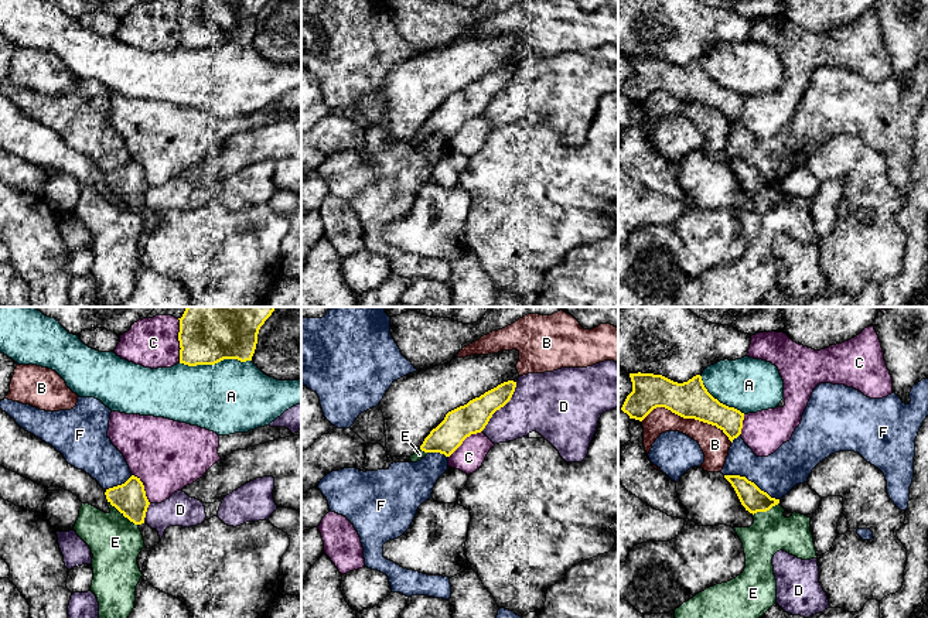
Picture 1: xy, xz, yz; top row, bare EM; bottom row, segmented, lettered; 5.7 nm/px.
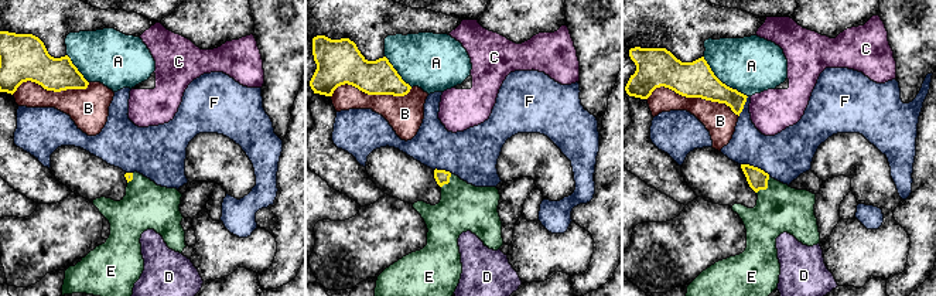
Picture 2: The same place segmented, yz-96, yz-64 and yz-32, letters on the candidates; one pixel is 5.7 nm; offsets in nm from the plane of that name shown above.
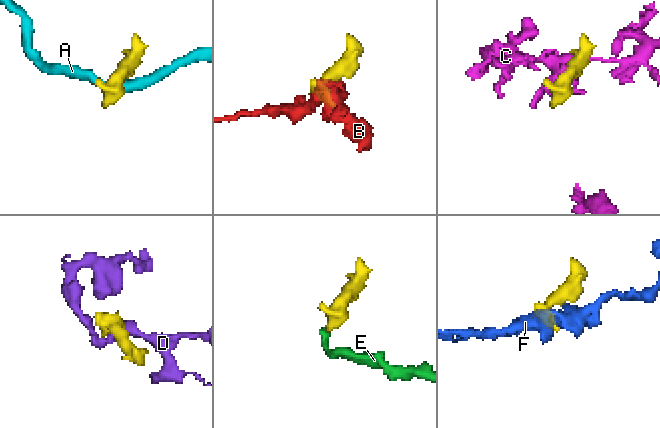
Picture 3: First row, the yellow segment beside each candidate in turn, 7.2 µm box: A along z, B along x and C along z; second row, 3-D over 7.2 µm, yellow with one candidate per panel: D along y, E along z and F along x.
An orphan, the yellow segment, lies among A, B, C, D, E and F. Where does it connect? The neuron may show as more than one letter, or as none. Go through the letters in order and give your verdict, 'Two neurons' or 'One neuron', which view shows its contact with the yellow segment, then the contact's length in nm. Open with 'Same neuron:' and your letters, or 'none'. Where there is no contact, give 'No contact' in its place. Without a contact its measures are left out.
Same neuron: E
A: Two neurons. Touches yellow in xy. Shared border 400 nm
B: Two neurons. Touches yellow in yz. Shared border 550 nm
C: Two neurons. Touches yellow in xy. Shared border 260 nm
D: Two neurons. Touches yellow in xz. Shared border 340 nm
E: One neuron. Touches yellow in xy. Shared border 220 nm
F: Two neurons. Touches yellow in yz. Shared border 340 nm

